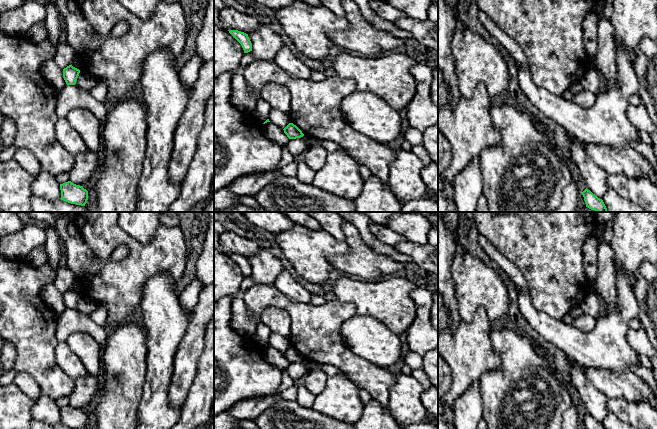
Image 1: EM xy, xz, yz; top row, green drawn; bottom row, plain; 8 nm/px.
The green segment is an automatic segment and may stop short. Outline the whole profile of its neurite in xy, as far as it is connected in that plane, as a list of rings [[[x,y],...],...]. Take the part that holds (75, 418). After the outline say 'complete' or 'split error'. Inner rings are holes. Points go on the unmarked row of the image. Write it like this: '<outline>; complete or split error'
[[[71,405],[60,408],[61,424],[71,428],[85,429],[88,424],[88,415],[83,410],[76,409]]]; complete

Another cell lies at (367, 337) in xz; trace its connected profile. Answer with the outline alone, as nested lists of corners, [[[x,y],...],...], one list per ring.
[[[354,315],[341,326],[344,343],[358,356],[389,367],[403,355],[399,335],[371,316]]]

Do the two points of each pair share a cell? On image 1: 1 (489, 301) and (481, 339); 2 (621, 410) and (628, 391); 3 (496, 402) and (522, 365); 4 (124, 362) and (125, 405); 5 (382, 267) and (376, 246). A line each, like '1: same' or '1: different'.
1: different
2: different
3: same
4: same
5: different

